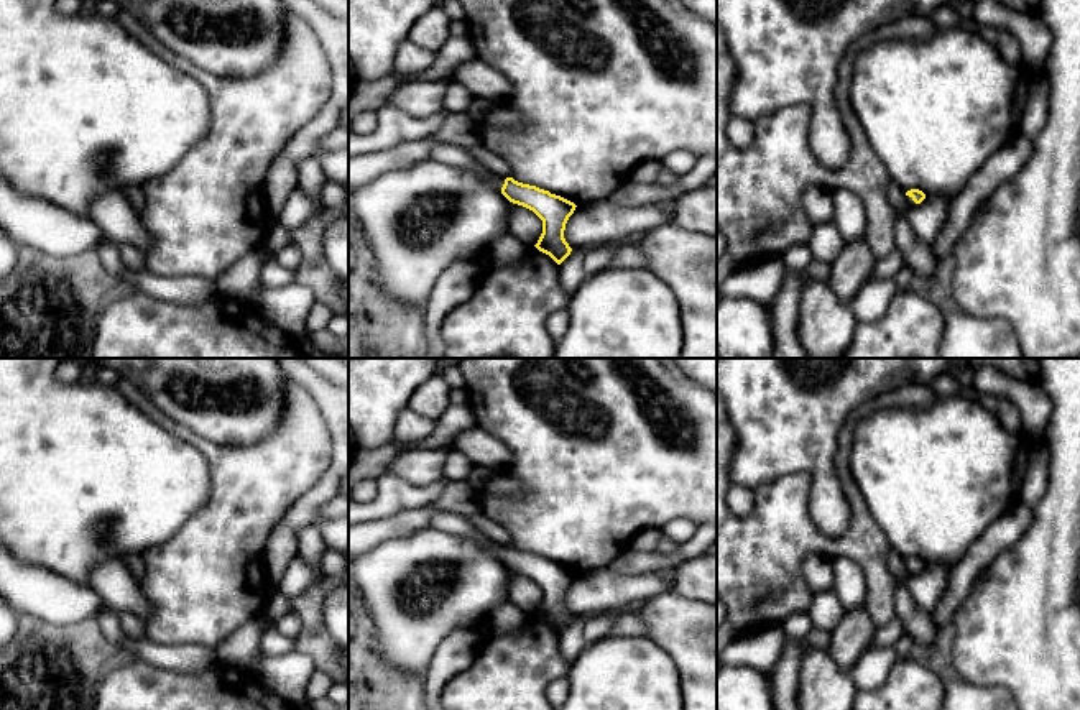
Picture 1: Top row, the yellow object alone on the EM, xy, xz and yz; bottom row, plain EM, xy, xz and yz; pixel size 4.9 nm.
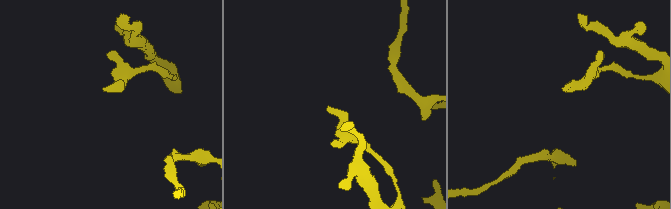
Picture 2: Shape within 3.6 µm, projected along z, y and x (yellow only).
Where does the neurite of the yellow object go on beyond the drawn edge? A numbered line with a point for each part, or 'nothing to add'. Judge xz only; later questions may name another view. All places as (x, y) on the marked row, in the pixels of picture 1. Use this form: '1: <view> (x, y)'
1: xz (451, 155)

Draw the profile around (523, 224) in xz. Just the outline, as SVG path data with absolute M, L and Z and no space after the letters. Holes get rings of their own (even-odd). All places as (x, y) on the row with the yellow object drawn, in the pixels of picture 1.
M510 202L508 232L528 247L534 247L542 233L542 220L533 210Z

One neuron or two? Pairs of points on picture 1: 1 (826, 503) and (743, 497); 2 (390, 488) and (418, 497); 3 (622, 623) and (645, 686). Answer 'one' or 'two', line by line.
1: two
2: one
3: two

